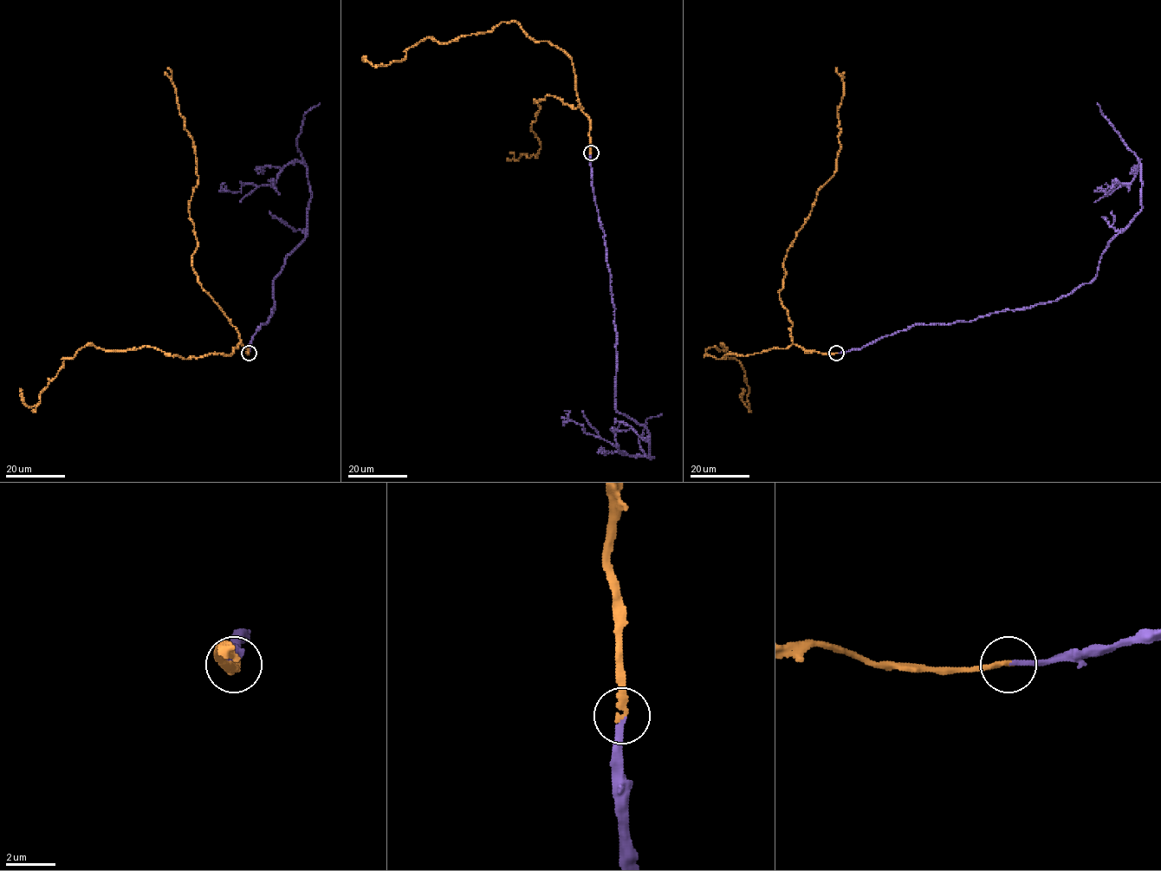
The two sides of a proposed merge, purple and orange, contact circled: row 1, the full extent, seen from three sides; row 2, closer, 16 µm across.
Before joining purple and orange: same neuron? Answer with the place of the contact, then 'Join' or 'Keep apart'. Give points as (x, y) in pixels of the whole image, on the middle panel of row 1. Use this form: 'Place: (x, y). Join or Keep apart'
Place: (591, 152). Join

